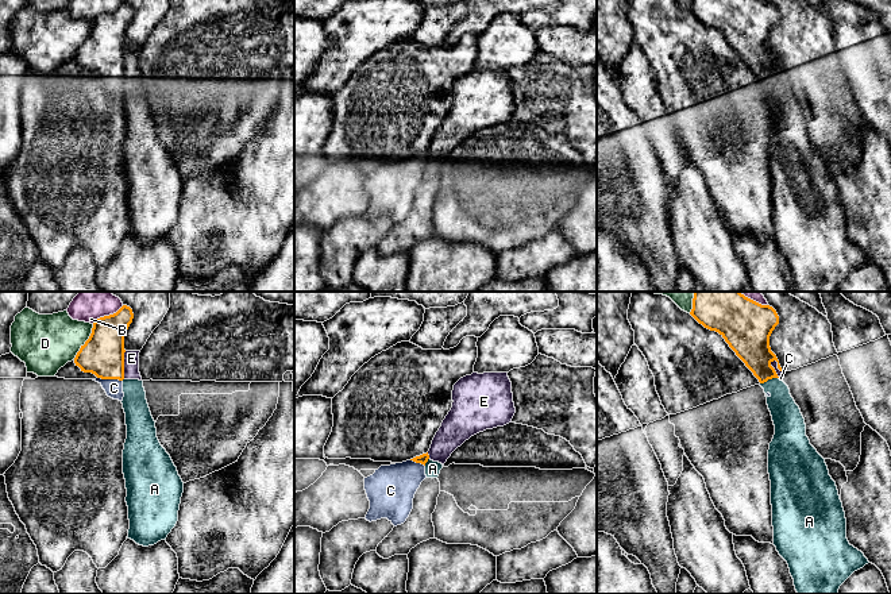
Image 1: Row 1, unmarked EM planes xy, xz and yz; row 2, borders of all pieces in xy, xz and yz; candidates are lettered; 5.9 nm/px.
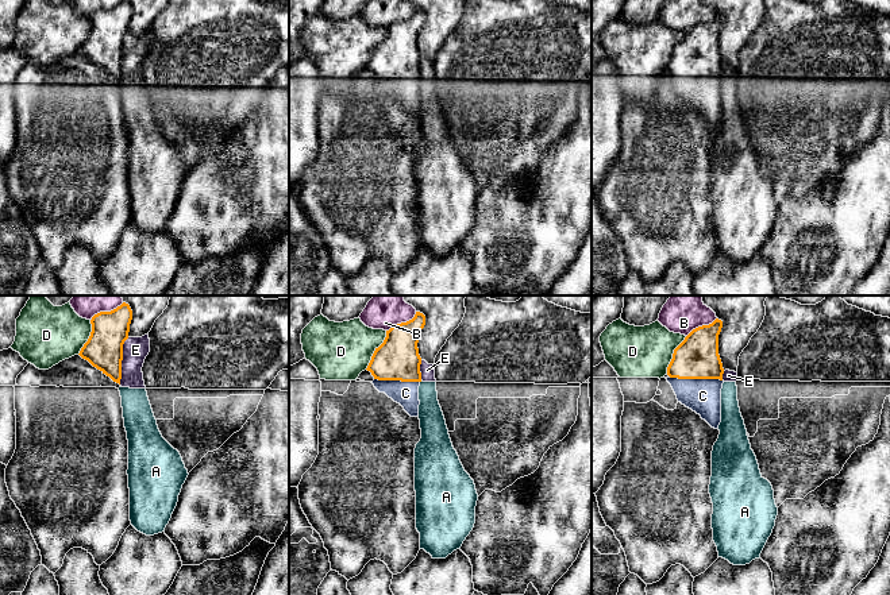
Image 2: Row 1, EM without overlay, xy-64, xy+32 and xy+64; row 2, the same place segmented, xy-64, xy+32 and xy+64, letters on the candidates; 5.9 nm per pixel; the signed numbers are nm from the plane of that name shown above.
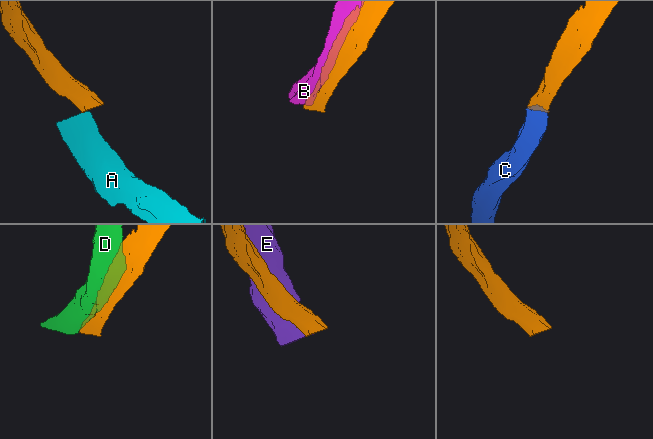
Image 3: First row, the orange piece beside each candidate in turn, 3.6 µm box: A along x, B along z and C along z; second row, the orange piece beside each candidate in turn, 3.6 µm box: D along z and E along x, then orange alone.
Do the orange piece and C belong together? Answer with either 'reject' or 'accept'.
accept

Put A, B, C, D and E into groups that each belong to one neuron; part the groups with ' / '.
A E / B / C / D

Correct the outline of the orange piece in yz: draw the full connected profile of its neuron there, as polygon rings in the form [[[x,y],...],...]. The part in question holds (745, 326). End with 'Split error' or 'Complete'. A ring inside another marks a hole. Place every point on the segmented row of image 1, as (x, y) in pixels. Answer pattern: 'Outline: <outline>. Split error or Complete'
Outline: [[[694,292],[693,309],[690,315],[705,328],[718,332],[760,383],[764,383],[772,378],[779,378],[775,369],[771,366],[771,363],[776,360],[778,369],[783,371],[776,355],[770,347],[770,336],[779,324],[779,316],[772,306],[761,305],[745,297],[740,292]]]. Complete

